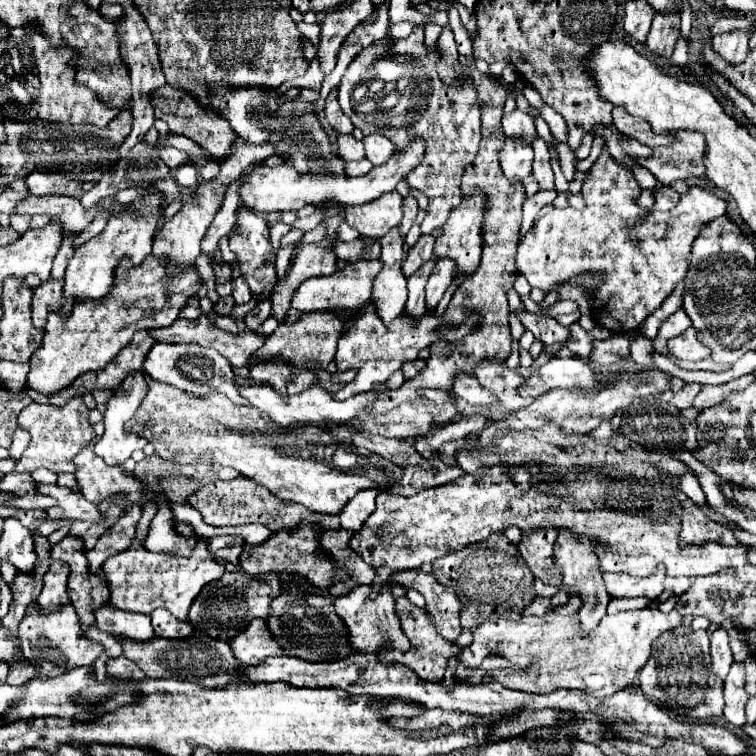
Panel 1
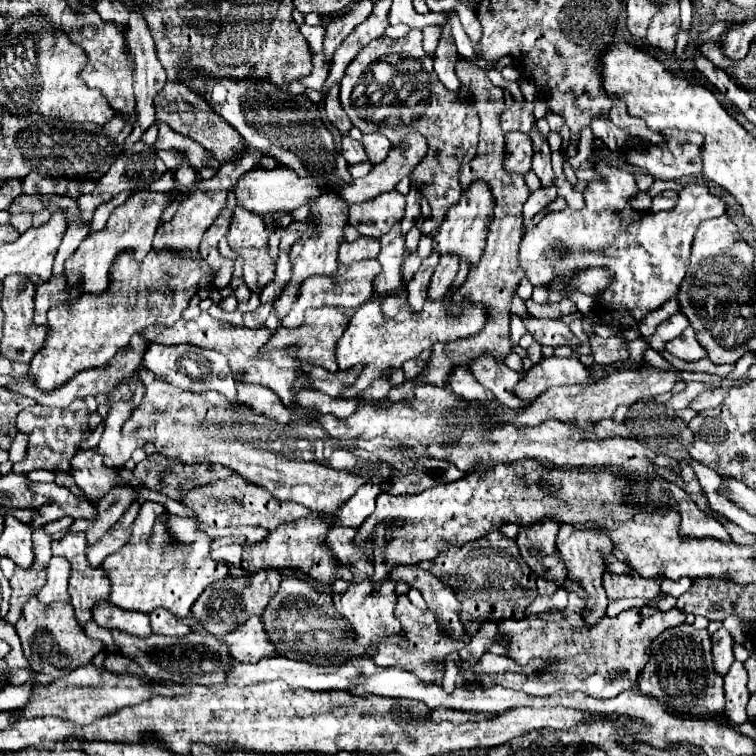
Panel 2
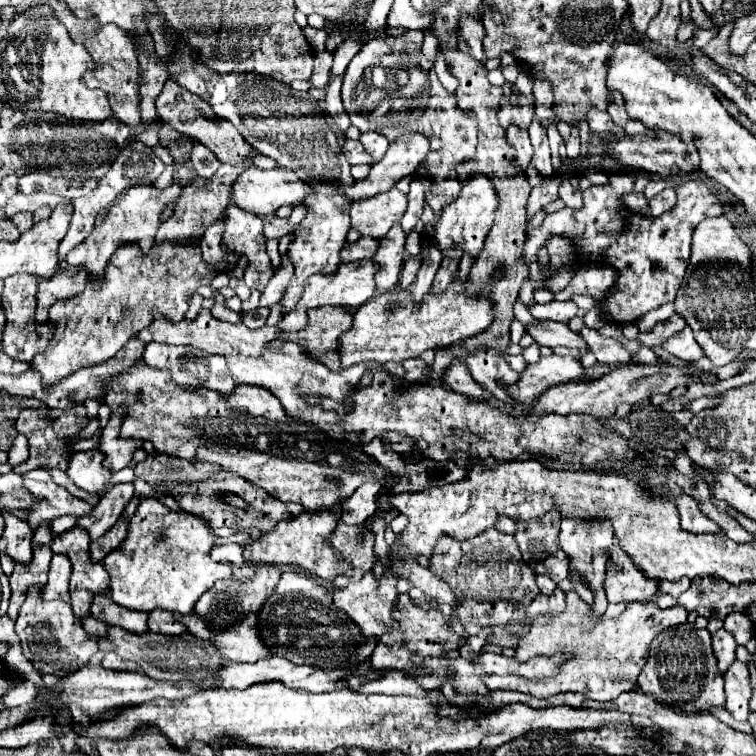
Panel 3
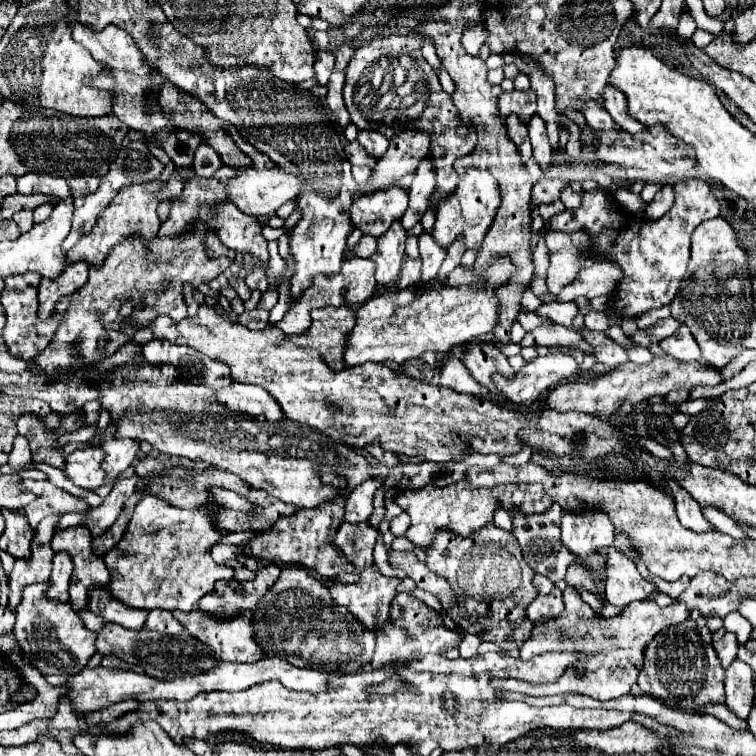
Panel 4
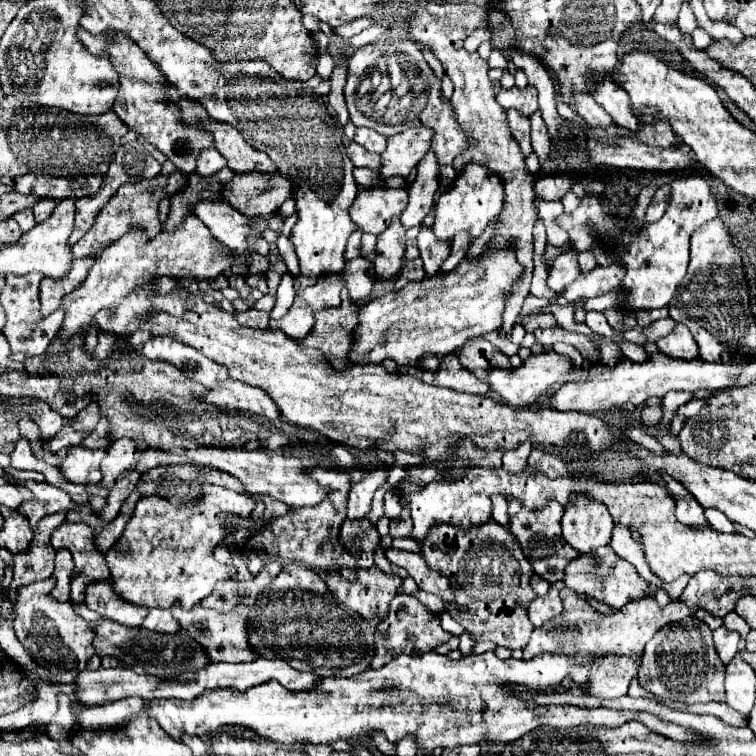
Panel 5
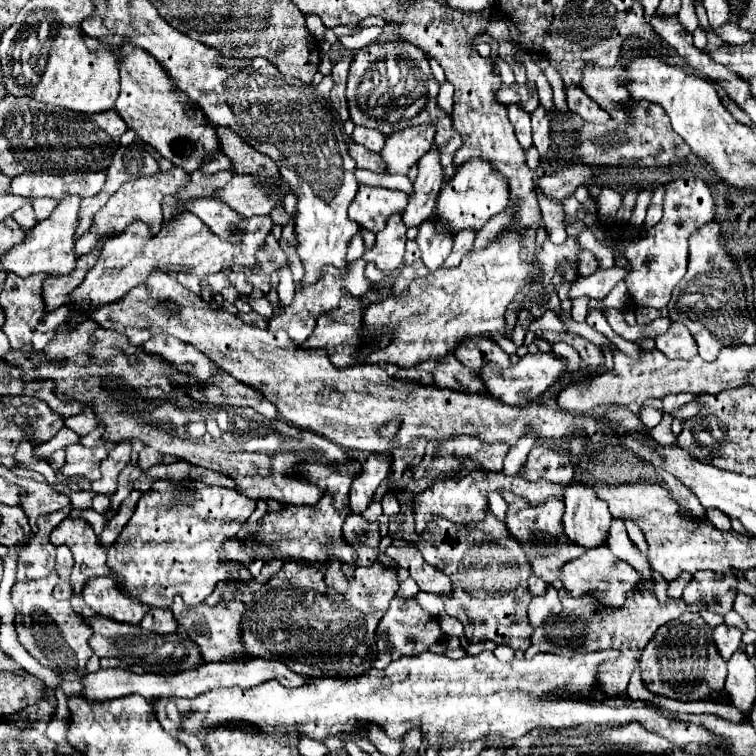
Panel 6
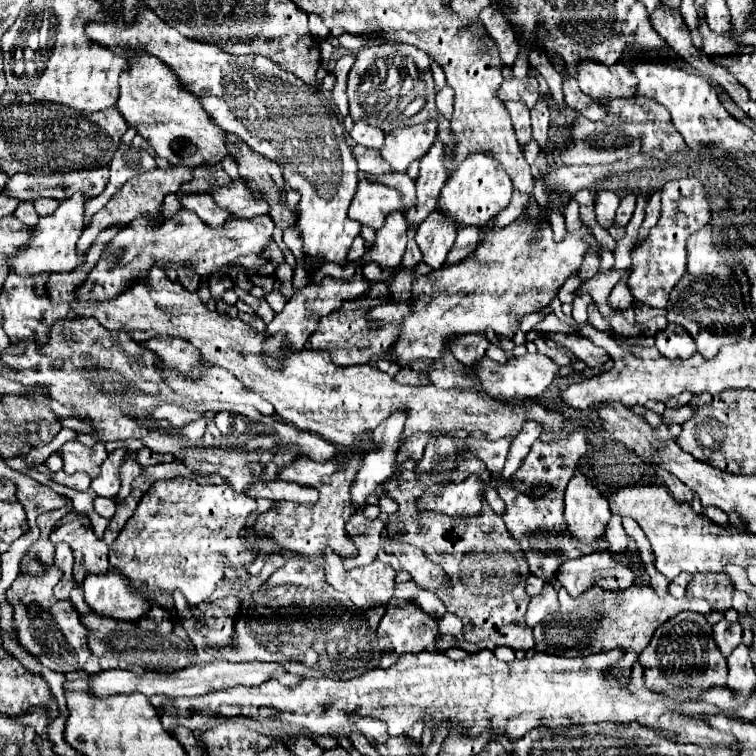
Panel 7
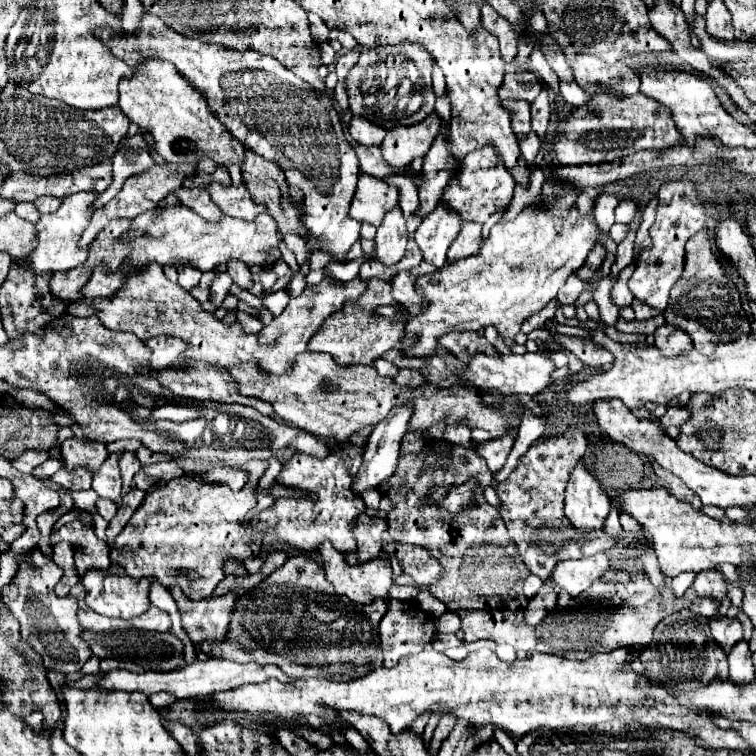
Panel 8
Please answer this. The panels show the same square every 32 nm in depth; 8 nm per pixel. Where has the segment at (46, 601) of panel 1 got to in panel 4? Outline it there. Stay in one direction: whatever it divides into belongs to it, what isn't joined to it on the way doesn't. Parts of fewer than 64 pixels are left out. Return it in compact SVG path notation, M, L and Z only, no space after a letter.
M58 552L54 556L54 570L52 570L52 588L48 592L48 598L68 602L68 586L70 586L70 576L72 576L72 558L68 552Z

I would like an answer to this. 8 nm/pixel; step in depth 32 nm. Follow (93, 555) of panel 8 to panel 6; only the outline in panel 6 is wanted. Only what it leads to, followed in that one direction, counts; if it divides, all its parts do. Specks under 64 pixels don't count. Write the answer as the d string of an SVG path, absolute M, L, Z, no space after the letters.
M64 518L50 534L50 542L54 546L68 544L72 550L76 566L72 568L70 580L76 592L82 592L84 580L110 574L106 564L106 546L100 544L92 526L84 518Z

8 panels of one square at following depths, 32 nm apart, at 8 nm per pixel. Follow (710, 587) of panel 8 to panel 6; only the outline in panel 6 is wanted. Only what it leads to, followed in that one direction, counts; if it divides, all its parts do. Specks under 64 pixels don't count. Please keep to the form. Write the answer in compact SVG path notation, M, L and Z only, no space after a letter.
M696 572L690 584L684 590L686 602L704 600L708 608L720 616L732 610L732 602L736 596L736 578L730 574L714 574L714 572Z

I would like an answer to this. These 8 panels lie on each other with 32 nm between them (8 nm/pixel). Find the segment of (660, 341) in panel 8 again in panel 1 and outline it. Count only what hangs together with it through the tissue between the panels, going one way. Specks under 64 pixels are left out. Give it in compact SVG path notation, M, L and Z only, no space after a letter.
M688 328L682 336L668 340L668 350L672 356L676 356L678 360L704 360L710 356L708 348L700 344L700 340L696 338L696 330Z

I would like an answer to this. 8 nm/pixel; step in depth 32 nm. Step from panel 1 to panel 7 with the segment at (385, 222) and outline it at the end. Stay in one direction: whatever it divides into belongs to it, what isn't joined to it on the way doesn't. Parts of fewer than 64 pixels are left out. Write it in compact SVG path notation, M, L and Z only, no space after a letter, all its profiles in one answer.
M360 180L358 192L350 204L348 216L358 220L360 224L368 224L372 228L380 228L388 212L402 208L402 194L394 188L388 188L378 182Z

